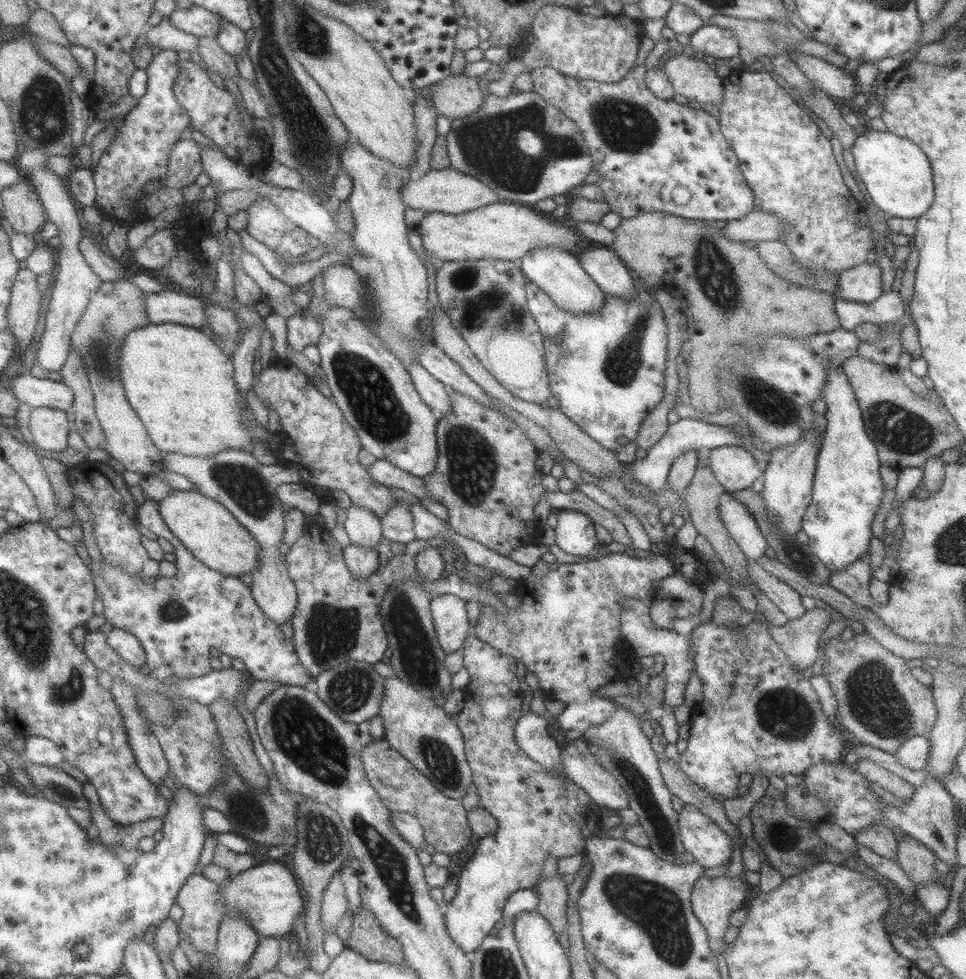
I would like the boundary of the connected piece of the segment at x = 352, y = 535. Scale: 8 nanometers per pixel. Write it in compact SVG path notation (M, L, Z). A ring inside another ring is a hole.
M352 505L346 510L345 531L351 544L377 550L382 540L381 520L371 510Z

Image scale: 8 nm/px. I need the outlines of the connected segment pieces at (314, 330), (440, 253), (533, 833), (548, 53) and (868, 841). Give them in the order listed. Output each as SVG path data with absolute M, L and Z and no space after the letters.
M309 309L299 315L286 319L287 342L292 350L303 352L306 346L316 345L322 333L322 325L317 318L309 314Z
M500 200L464 214L427 213L417 229L423 247L440 263L464 260L499 259L514 261L534 248L562 248L575 254L580 251L582 238L574 228L562 224L551 214L536 214L523 204Z
M468 636L461 651L463 666L467 668L472 682L464 689L464 708L458 714L456 722L465 741L465 756L473 772L473 784L476 785L480 797L479 806L500 825L496 832L480 837L473 856L460 872L454 900L448 905L443 905L449 935L452 935L454 942L467 953L478 950L482 941L495 932L494 926L503 917L504 905L511 894L518 889L537 886L542 878L542 866L548 856L561 859L584 852L586 841L595 836L602 824L601 817L605 808L596 804L573 780L562 778L536 764L516 743L514 726L518 724L526 708L524 694L516 677L517 660L476 636Z
M554 5L544 6L538 11L530 27L536 41L530 41L528 46L515 54L527 64L528 72L535 68L552 67L566 76L601 83L620 82L630 72L630 68L633 68L638 58L641 40L646 36L642 27L642 18L634 12L624 15L604 13L601 17L594 17L580 9Z
M880 824L868 826L868 828L862 828L859 833L856 833L854 838L860 846L868 847L872 852L884 858L897 860L898 842L890 828L880 826Z

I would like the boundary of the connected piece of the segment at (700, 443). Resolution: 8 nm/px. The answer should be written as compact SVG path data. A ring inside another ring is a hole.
M692 417L681 418L676 423L668 425L668 430L666 430L664 436L652 448L649 448L645 458L636 459L629 463L629 470L627 471L632 478L632 482L636 482L640 486L646 486L651 491L657 491L667 487L668 474L670 474L672 463L687 450L741 446L743 438L745 437L736 433L732 427L710 424Z

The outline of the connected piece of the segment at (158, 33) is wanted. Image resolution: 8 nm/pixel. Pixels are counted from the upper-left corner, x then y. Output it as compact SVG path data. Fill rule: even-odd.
M163 18L156 26L147 27L144 35L148 46L161 50L187 50L188 53L197 51L198 37L176 28L168 18Z

